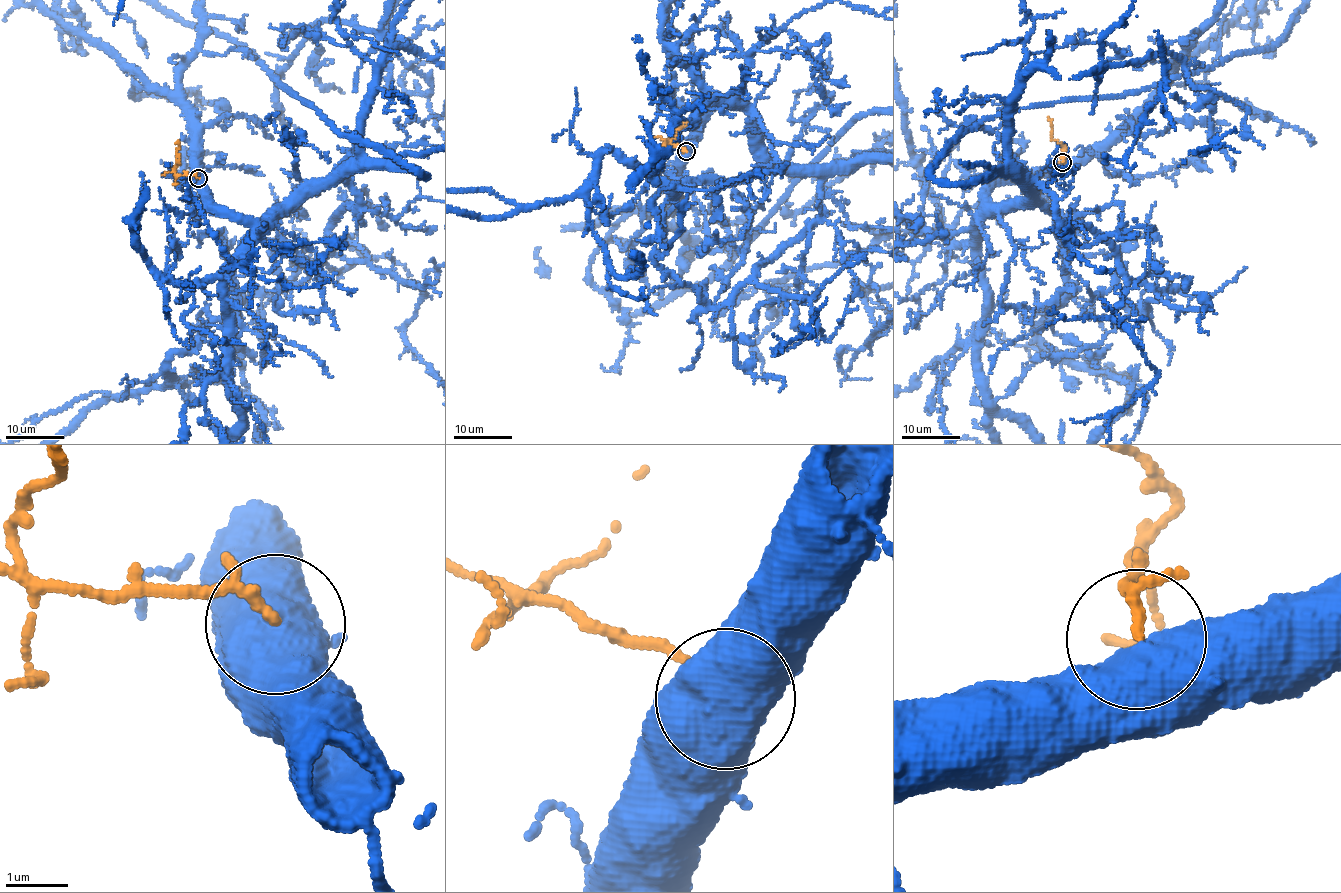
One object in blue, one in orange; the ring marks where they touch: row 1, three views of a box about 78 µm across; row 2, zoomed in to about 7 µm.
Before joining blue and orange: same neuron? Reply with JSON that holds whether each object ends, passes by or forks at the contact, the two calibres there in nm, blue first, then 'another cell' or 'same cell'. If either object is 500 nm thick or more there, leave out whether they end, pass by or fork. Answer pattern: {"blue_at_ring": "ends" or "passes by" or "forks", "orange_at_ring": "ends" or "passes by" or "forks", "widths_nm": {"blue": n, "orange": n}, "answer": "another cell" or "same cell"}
{"widths_nm": {"blue": 750, "orange": 120}, "answer": "same cell"}

